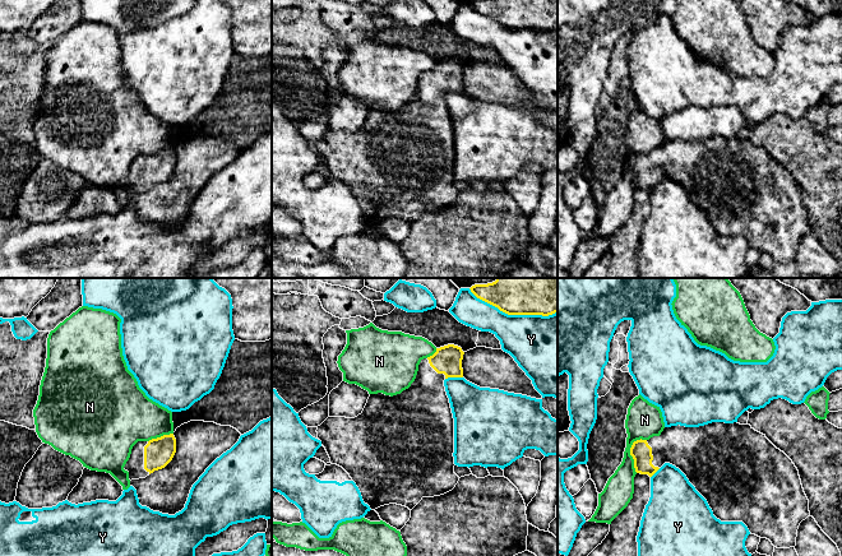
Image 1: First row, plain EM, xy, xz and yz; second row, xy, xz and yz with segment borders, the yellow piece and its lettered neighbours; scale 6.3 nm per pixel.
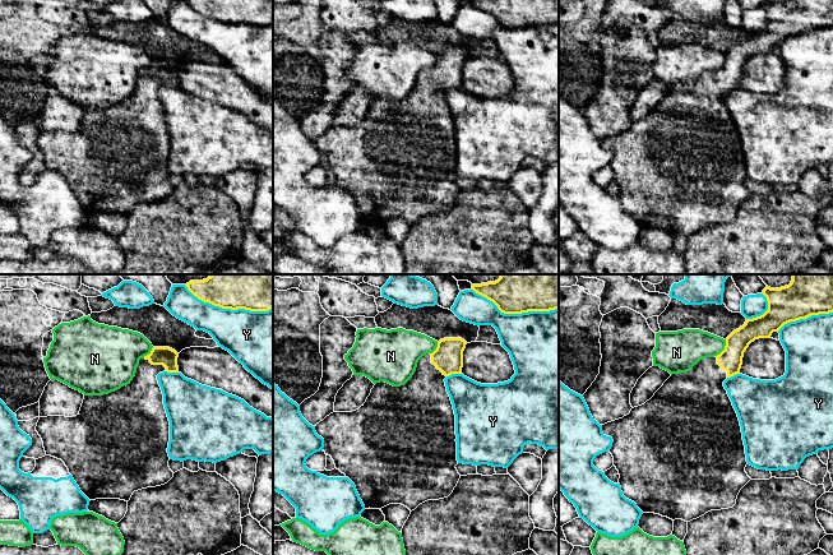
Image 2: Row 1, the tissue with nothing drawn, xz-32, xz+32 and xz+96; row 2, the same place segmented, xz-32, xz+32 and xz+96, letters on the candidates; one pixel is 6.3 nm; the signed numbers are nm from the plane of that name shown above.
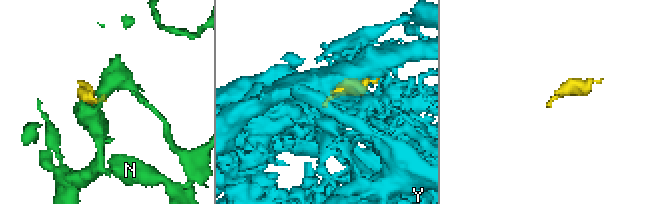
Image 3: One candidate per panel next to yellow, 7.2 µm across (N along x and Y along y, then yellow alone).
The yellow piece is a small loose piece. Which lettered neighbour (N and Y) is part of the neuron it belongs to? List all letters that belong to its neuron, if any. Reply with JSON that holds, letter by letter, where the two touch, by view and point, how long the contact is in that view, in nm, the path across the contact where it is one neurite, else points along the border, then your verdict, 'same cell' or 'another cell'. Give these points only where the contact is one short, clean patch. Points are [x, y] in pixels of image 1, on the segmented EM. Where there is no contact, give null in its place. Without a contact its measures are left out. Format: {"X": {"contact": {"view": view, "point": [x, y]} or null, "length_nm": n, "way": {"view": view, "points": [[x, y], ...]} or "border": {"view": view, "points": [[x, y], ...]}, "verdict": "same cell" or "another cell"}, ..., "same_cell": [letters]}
{"N": {"contact": {"view": "yz", "point": [630, 454]}, "length_nm": 220, "verdict": "another cell"}, "Y": {"contact": {"view": "xz", "point": [513, 314]}, "length_nm": 600, "verdict": "another cell"}, "same_cell": []}

